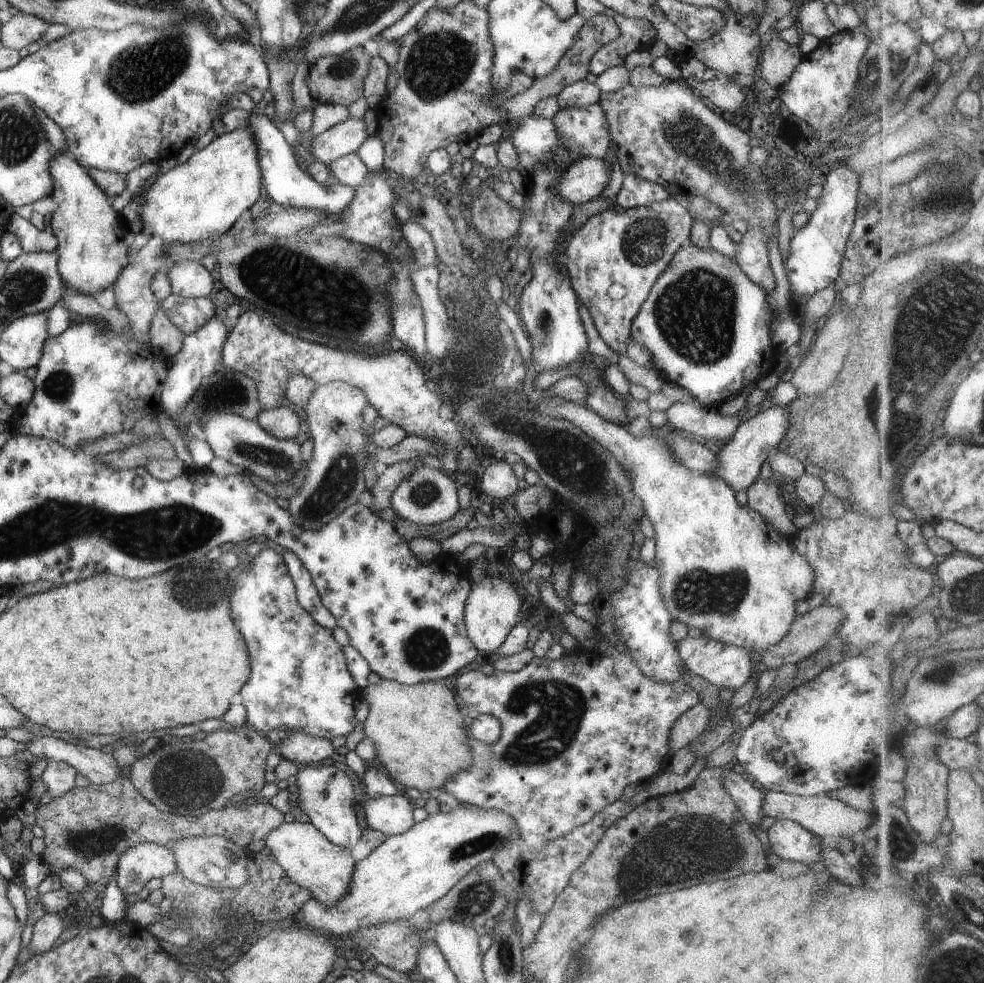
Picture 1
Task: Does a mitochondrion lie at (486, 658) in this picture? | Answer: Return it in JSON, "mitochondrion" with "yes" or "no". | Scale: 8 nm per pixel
{"mitochondrion":"no"}

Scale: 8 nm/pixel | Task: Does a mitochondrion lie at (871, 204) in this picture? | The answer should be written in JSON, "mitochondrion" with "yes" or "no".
{"mitochondrion":"no"}

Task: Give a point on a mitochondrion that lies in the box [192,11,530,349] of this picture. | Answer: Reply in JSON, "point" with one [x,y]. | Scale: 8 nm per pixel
{"point":[437,64]}

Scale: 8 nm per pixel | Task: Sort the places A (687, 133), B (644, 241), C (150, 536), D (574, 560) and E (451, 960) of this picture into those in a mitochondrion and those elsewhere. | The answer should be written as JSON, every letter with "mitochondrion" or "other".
{"A":"mitochondrion","B":"mitochondrion","C":"mitochondrion","D":"other","E":"other"}

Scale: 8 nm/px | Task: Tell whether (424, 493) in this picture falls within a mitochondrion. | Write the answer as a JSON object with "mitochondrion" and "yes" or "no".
{"mitochondrion":"yes"}

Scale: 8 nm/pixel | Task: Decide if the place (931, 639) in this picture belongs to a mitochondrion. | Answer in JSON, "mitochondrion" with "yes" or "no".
{"mitochondrion":"no"}

